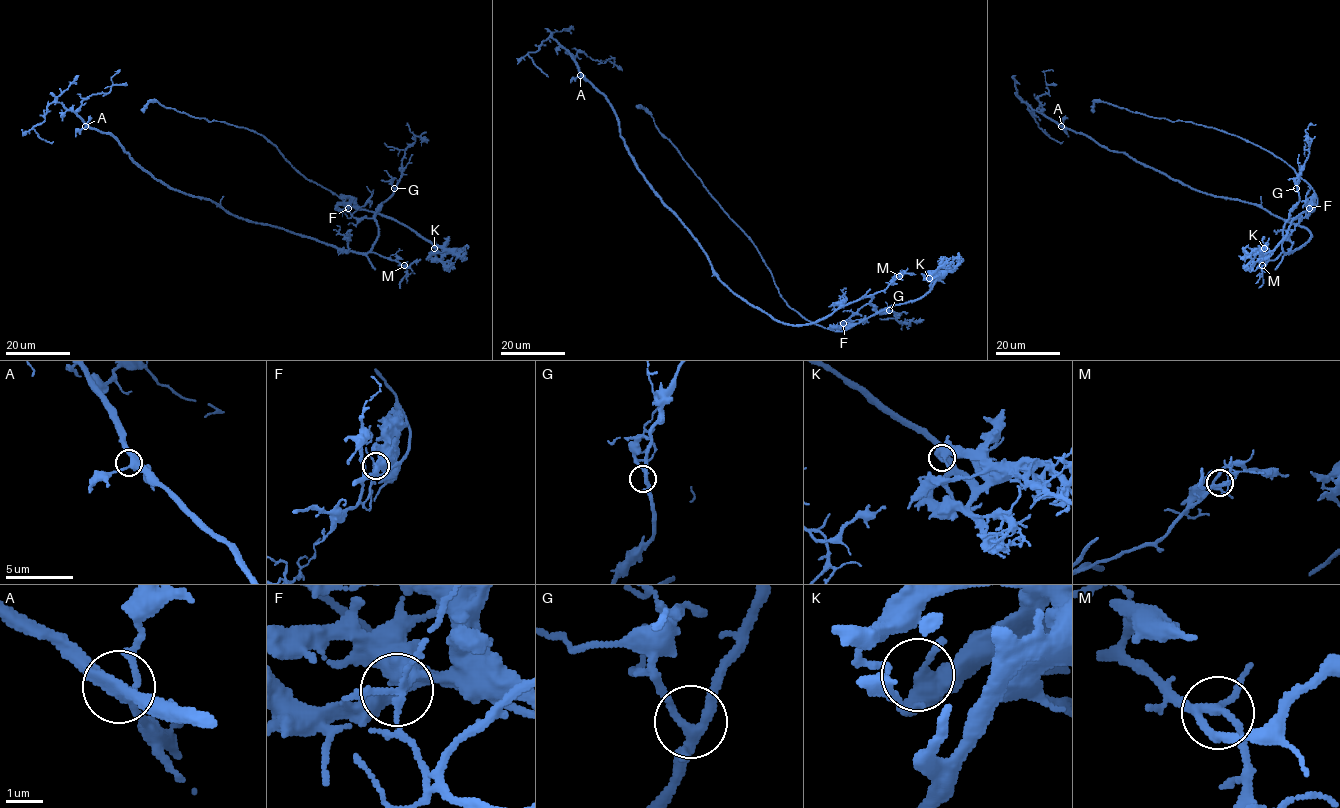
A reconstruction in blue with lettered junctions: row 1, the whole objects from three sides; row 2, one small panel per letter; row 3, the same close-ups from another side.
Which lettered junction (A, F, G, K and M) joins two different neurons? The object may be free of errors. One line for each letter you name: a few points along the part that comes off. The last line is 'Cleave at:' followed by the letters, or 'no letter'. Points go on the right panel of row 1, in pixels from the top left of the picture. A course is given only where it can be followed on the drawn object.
F: (1309, 207), (1317, 198), (1314, 191), (1290, 166), (1233, 135), (1109, 103), (1095, 102), (1093, 112)
Cleave at: F

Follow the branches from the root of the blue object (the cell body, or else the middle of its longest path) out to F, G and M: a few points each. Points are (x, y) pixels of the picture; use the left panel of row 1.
F: (305, 237), (343, 250), (367, 252), (378, 236), (378, 223), (373, 219), (353, 218), (349, 207)
G: (305, 237), (343, 250), (367, 252), (378, 236), (375, 212), (394, 188)
M: (305, 237), (343, 250), (374, 252), (404, 265)

